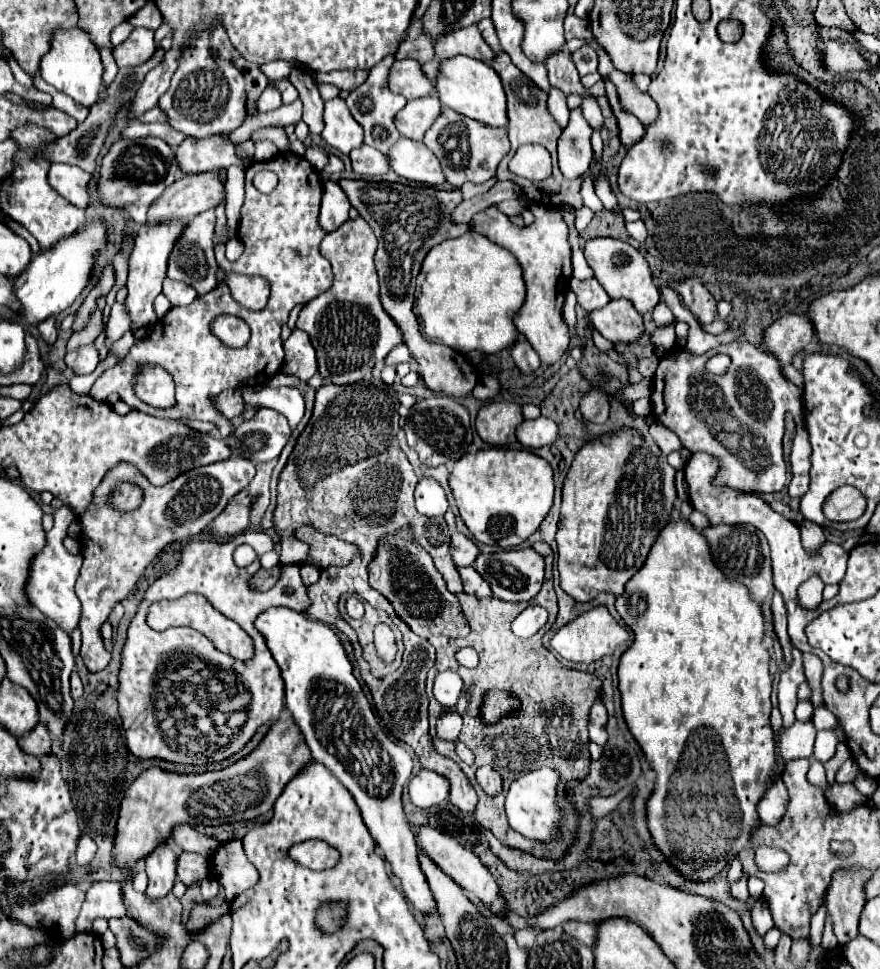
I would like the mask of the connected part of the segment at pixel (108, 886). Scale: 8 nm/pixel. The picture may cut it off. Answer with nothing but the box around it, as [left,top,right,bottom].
[77,881,125,933]

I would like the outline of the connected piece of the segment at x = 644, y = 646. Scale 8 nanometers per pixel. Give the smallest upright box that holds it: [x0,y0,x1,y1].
[615,519,775,879]

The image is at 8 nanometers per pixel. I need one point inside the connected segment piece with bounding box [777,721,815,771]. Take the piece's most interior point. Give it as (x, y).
(798, 741)

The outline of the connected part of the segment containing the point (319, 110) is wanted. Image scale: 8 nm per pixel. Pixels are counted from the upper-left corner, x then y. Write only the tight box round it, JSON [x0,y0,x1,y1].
[289,69,325,133]

